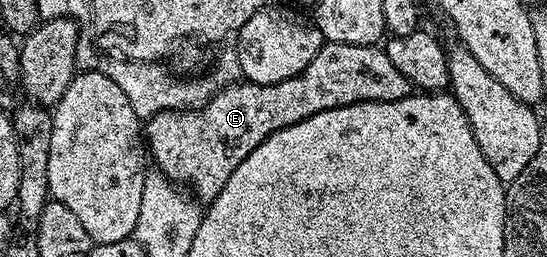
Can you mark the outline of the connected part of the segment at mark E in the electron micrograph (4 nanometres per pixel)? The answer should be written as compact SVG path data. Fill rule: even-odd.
M330 42L322 46L316 47L314 58L296 76L265 84L231 84L228 88L220 87L204 104L193 108L173 108L153 114L145 122L145 140L149 145L150 159L151 156L155 159L154 167L168 180L186 186L190 195L200 205L206 206L217 198L217 194L221 194L225 182L229 182L229 174L233 174L233 170L237 170L237 166L241 166L241 162L245 162L245 158L249 158L249 154L253 154L253 150L261 146L261 142L265 142L265 138L269 138L277 130L293 126L325 110L361 102L393 102L412 95L411 83L407 81L405 74L401 74L401 70L397 70L397 66L393 66L393 62L389 62L382 47Z

